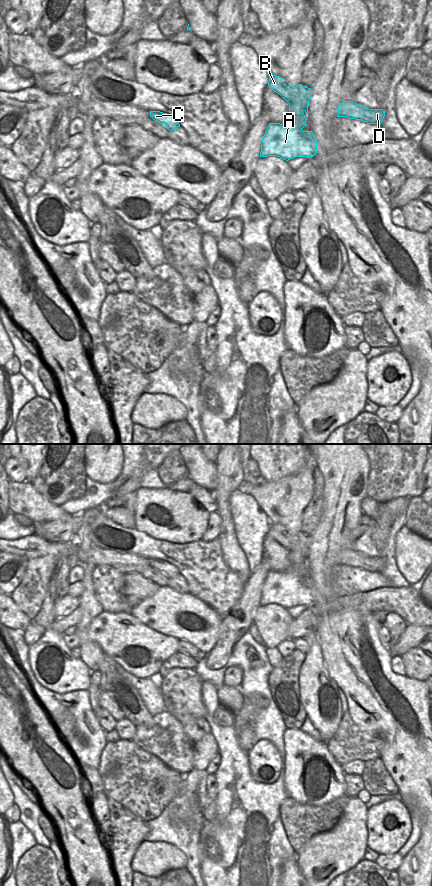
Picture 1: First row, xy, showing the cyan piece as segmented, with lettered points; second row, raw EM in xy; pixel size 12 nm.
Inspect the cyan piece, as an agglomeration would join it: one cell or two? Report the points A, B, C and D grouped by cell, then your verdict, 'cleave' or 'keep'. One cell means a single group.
A C / B D; cleave

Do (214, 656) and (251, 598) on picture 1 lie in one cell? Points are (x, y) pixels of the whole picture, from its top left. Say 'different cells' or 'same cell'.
same cell

